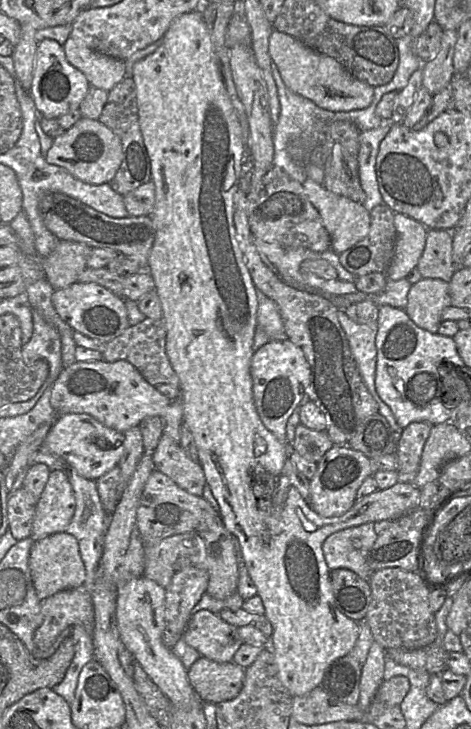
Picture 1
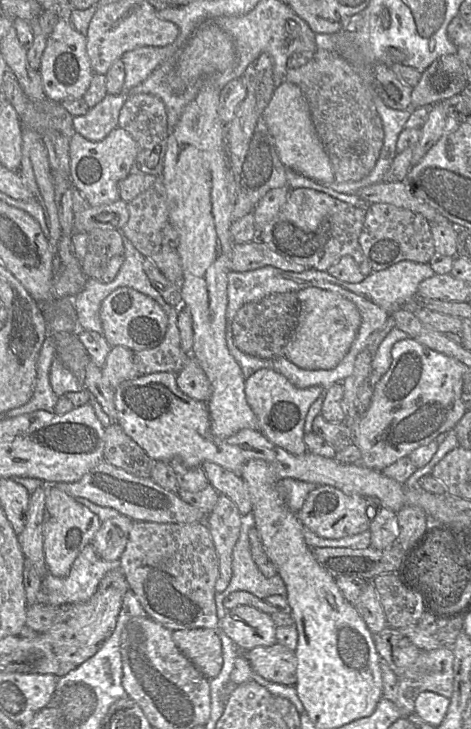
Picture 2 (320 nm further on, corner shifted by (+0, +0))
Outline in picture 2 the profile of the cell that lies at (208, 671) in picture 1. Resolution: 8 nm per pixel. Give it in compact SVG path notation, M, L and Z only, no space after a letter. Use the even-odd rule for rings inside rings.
M276 642L267 647L255 647L243 654L249 661L252 670L264 679L295 686L297 681L295 651Z

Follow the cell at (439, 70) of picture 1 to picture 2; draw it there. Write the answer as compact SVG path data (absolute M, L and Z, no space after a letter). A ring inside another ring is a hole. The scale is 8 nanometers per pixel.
M434 104L429 108L427 120L421 127L420 137L413 147L411 165L417 164L444 134L446 118L439 104Z

